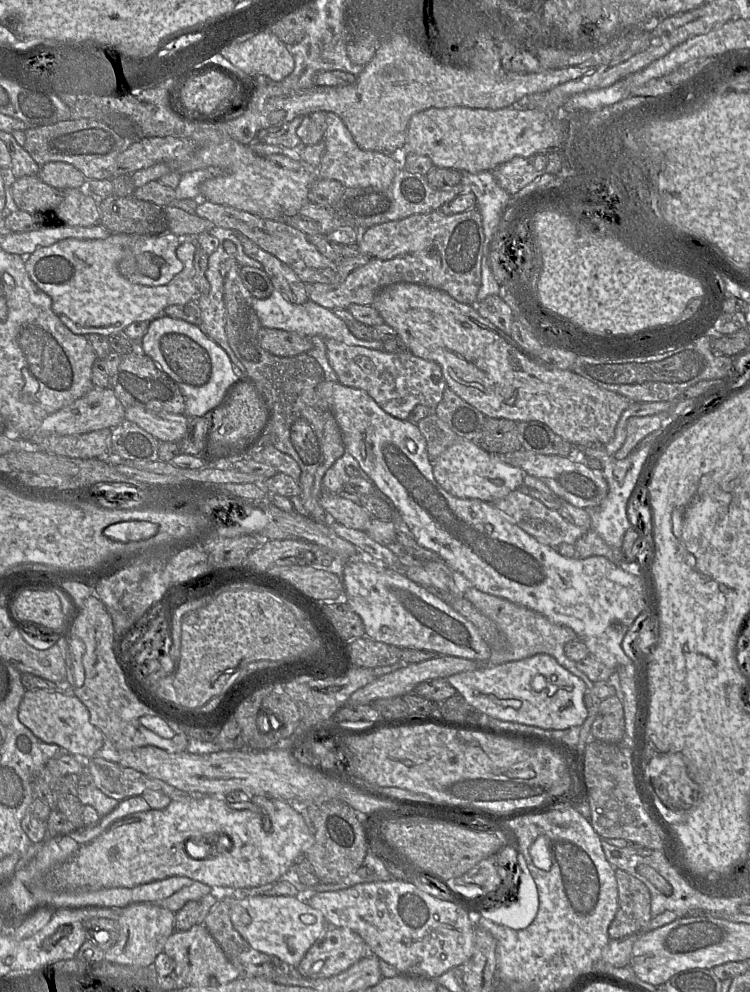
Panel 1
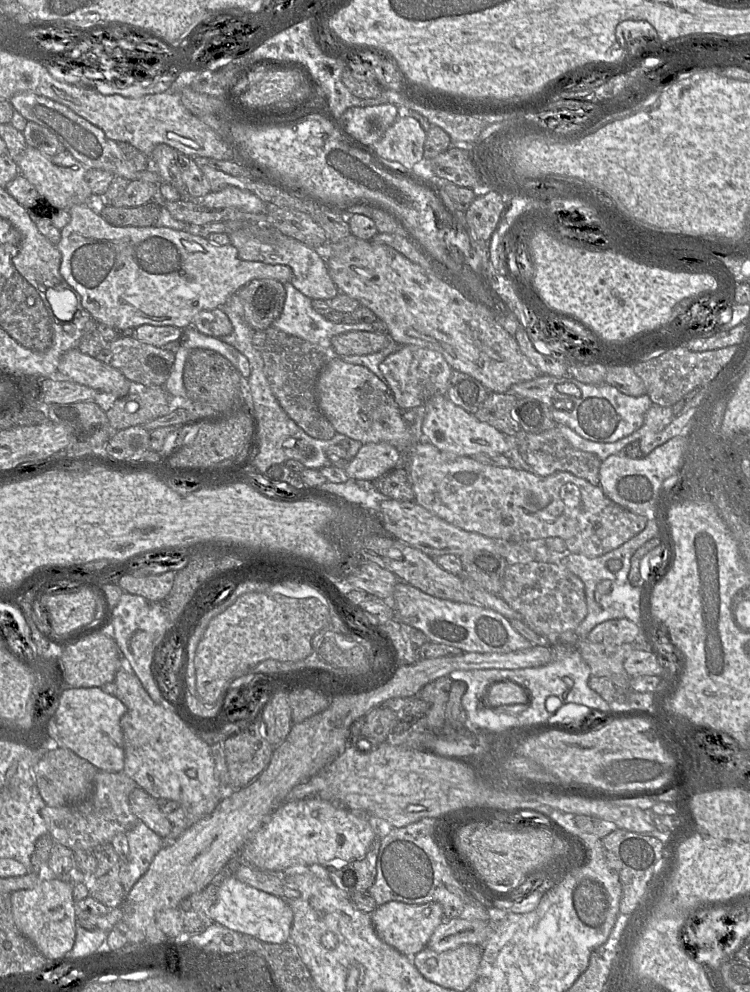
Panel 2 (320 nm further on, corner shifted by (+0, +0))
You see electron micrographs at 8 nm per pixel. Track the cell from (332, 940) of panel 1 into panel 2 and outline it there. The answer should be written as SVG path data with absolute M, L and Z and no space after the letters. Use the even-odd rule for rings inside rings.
M390 901L377 906L371 913L374 929L381 940L407 957L413 957L428 944L435 929L444 921L443 908L440 903L429 902L421 905Z

